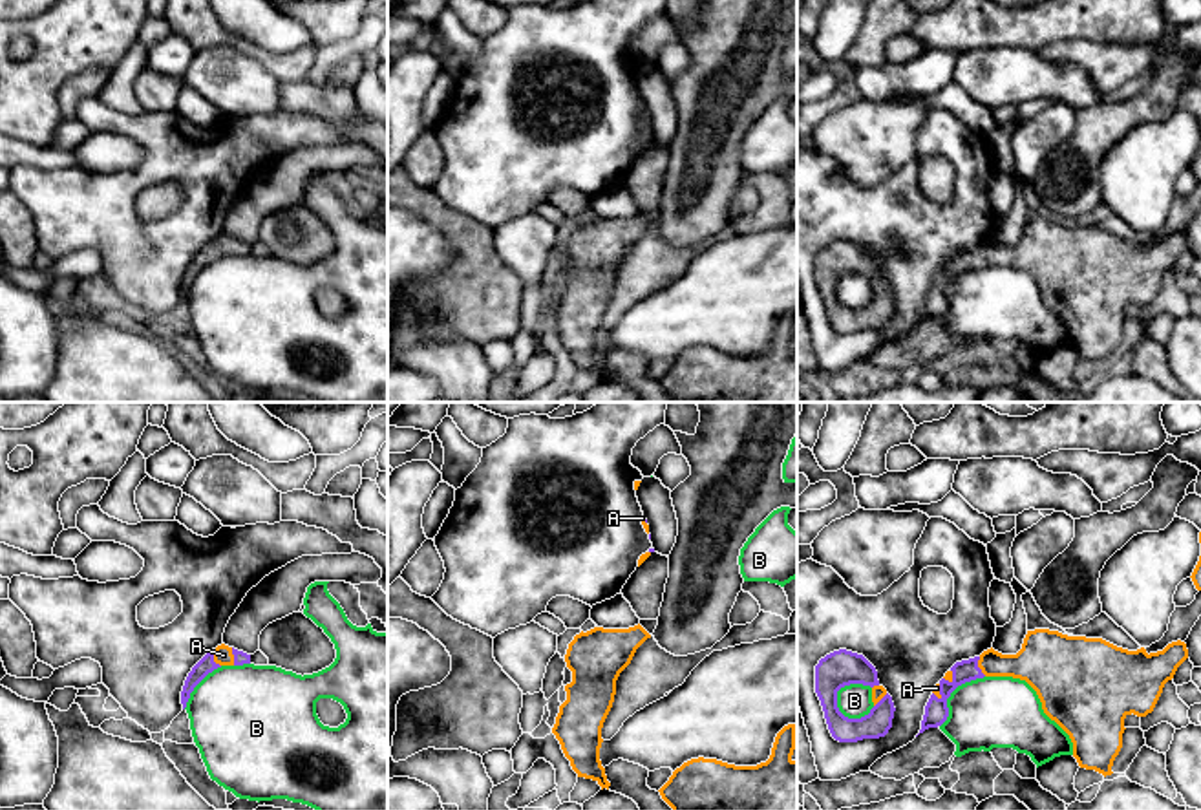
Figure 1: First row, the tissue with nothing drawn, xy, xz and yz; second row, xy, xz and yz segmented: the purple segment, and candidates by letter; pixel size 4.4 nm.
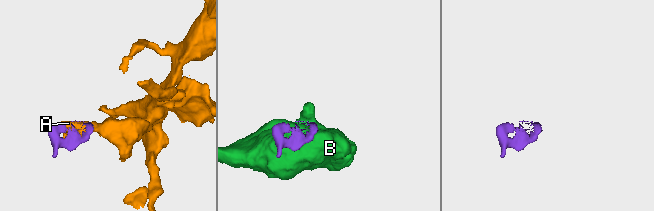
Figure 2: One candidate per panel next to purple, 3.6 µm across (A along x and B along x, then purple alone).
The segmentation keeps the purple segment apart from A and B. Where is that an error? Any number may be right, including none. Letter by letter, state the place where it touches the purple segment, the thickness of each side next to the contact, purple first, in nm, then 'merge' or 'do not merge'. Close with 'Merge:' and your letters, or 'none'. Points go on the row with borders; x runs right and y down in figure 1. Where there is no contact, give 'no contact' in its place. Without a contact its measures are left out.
A: meets purple in yz at (977, 666); 100 nm thick on the purple side, 170 nm on the other; merge
B: meets purple in yz at (845, 684); 160 nm thick on the purple side, 150 nm on the other; do not merge
Merge: A

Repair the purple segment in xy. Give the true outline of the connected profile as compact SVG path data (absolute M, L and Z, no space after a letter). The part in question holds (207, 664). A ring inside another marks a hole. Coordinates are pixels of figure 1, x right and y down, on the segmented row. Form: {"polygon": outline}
{"polygon": "M225 644L218 645L216 649L208 651L188 673L183 691L181 691L181 704L183 709L186 708L186 702L190 698L190 693L194 687L214 669L221 666L243 666L250 664L250 655L238 651L234 647L229 647Z"}

